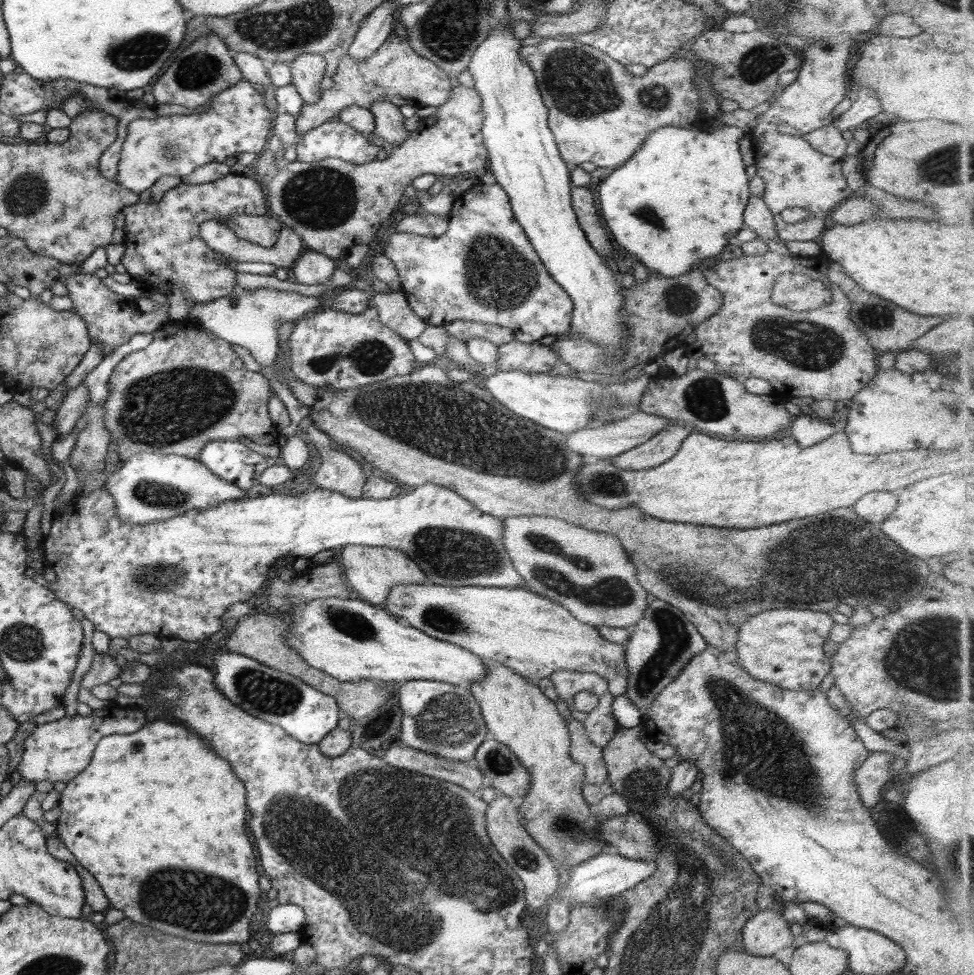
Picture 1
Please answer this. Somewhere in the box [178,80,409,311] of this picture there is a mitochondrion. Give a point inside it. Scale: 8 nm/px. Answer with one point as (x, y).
(319, 198)

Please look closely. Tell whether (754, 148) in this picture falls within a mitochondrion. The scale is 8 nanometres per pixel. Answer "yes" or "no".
no

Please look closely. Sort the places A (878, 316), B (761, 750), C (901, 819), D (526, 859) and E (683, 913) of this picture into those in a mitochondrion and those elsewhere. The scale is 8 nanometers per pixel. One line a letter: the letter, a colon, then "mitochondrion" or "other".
A: mitochondrion
B: mitochondrion
C: other
D: mitochondrion
E: mitochondrion

